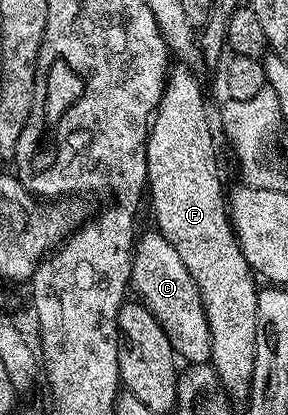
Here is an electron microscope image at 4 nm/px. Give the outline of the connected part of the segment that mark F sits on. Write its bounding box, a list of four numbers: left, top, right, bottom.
[146,63,260,399]

